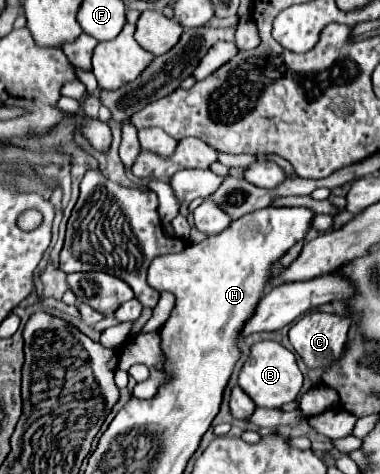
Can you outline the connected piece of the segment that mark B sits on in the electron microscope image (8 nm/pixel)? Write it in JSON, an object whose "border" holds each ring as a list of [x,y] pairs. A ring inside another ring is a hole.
{"border":[[[261,340],[253,344],[239,372],[239,386],[255,402],[255,406],[263,406],[263,408],[281,408],[283,404],[293,402],[301,390],[301,384],[303,384],[303,376],[295,362],[293,352],[273,340]]]}

